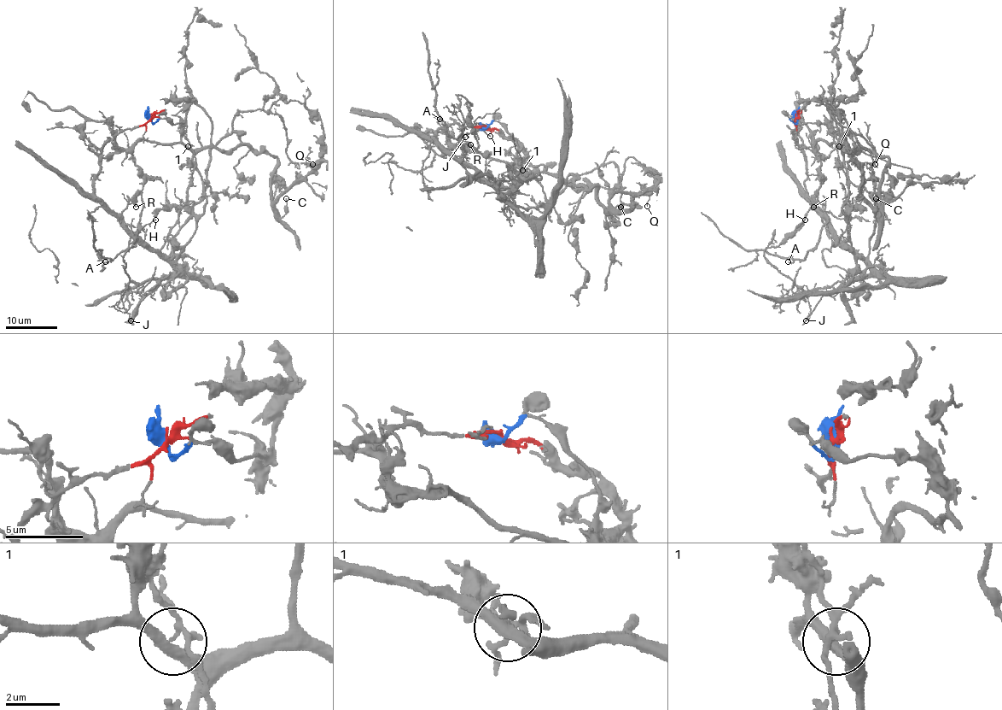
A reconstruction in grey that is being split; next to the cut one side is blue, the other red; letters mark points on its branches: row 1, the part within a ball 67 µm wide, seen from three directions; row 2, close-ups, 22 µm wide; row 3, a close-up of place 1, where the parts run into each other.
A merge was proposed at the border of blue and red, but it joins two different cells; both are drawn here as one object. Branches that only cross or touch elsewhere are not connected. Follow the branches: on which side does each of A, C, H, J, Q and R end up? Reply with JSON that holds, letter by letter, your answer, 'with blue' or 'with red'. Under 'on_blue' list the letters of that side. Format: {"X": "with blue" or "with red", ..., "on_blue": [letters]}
{"A": "with red", "C": "with blue", "H": "with blue", "J": "with red", "Q": "with blue", "R": "with blue", "on_blue": ["C", "H", "Q", "R"]}

